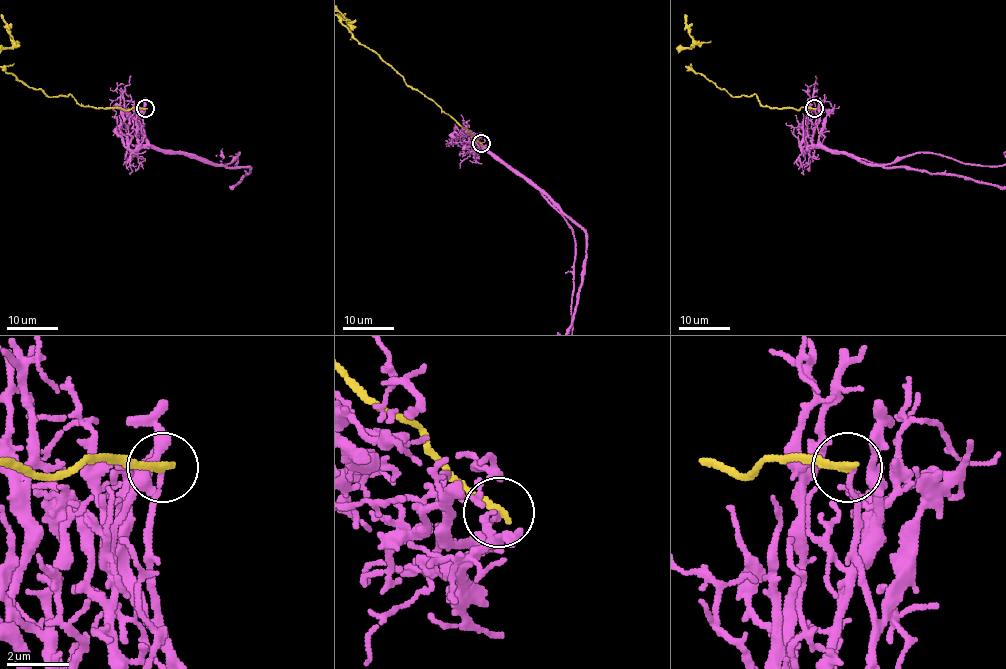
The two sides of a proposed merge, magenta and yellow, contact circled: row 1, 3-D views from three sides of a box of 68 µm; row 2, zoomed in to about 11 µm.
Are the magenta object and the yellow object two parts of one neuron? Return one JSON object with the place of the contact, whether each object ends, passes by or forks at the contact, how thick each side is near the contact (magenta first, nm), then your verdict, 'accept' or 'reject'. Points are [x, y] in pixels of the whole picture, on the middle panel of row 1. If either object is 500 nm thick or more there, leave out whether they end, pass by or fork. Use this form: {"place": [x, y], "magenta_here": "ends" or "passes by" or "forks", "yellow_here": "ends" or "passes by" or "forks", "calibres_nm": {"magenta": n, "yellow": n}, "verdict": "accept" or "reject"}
{"place": [481, 143], "magenta_here": "ends", "yellow_here": "ends", "calibres_nm": {"magenta": 130, "yellow": 300}, "verdict": "reject"}

